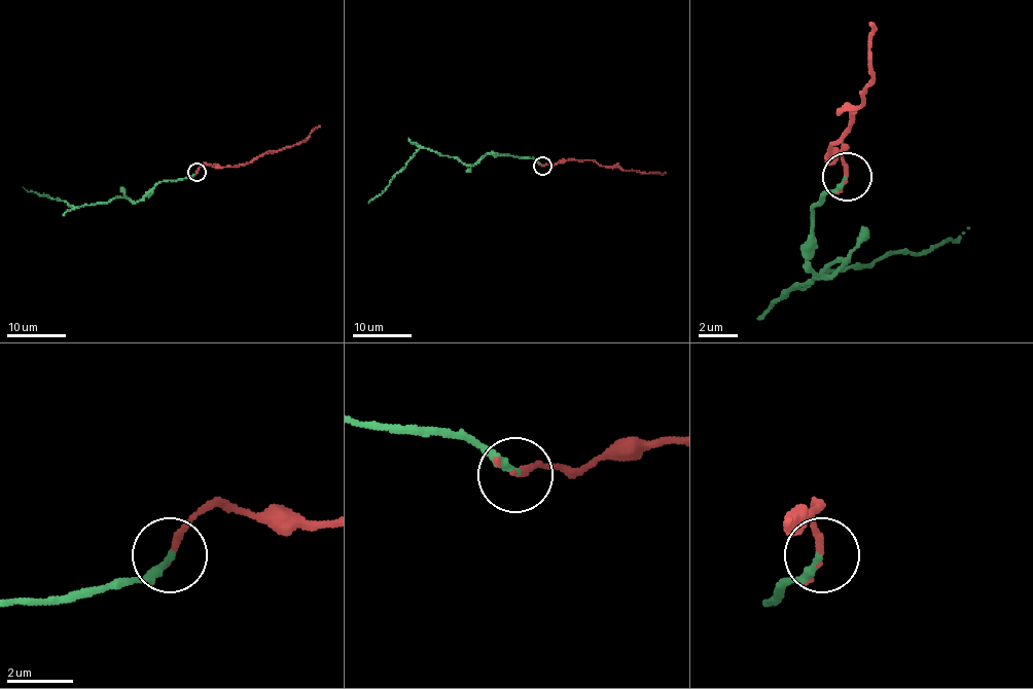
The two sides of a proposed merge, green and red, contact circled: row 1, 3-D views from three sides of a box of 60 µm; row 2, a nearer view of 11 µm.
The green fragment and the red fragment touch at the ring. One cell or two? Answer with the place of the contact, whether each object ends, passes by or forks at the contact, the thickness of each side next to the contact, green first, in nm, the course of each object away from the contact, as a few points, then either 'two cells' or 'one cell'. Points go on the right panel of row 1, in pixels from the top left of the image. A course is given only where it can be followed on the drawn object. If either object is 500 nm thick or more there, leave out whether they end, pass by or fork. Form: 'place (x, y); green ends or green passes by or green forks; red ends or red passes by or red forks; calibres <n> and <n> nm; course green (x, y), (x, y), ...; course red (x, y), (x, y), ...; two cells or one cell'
place (847, 176); green ends; red ends; calibres 240 and 220 nm; course green (848, 178), (814, 207), (809, 265), (819, 276), (843, 261), (789, 290), (897, 251), (931, 251), (970, 226); course red (848, 178), (843, 148), (828, 158), (828, 153), (873, 84), (867, 21); one cell

